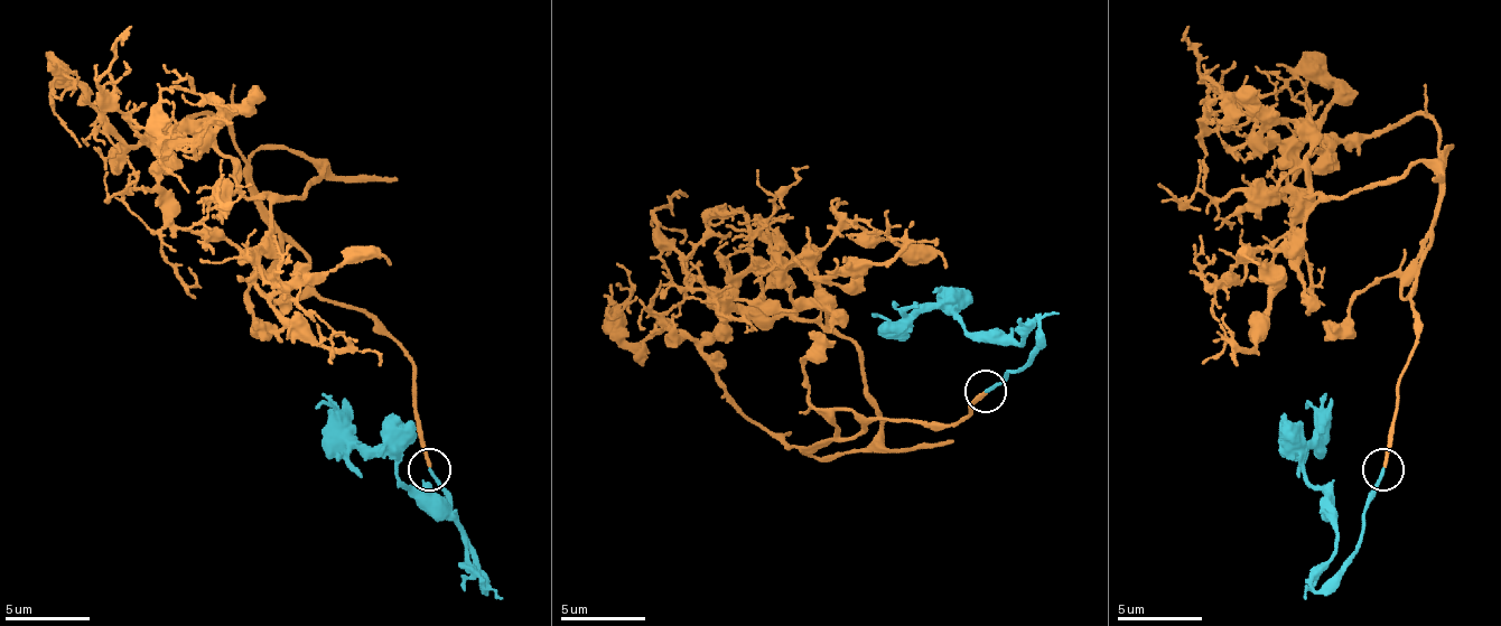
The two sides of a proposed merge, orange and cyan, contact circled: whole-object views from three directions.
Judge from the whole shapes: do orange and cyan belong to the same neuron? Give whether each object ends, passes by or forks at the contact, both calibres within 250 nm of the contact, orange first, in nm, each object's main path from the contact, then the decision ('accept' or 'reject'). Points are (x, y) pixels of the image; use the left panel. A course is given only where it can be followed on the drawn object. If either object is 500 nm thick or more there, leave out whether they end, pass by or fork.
orange ends | cyan ends | 200/190 nm | orange via (430, 466), (413, 361), (316, 289), (253, 153), (325, 162), (270, 208), (261, 277), (388, 263) | cyan via (430, 470), (481, 580), (464, 550), (464, 533), (421, 504), (397, 478), (388, 454), (366, 449), (320, 394) | accept

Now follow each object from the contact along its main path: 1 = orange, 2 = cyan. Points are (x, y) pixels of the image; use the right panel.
1: (1385, 466), (1447, 153), (1325, 196), (1224, 280), (1249, 255), (1261, 263)
2: (1385, 470), (1354, 554), (1325, 580), (1321, 567), (1333, 550), (1333, 504), (1308, 478), (1299, 454), (1325, 394)

